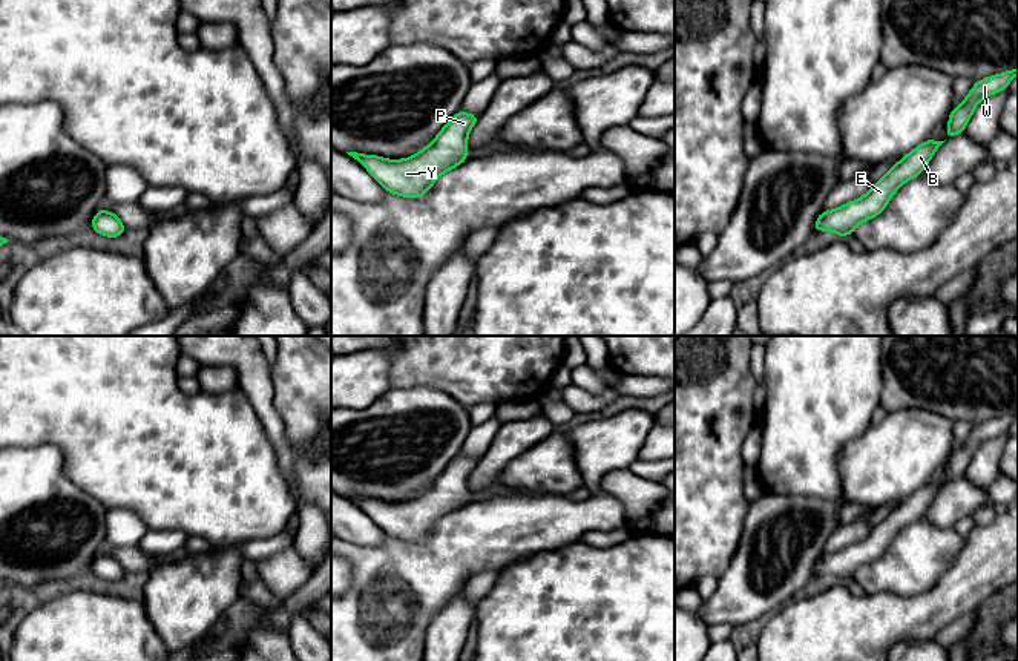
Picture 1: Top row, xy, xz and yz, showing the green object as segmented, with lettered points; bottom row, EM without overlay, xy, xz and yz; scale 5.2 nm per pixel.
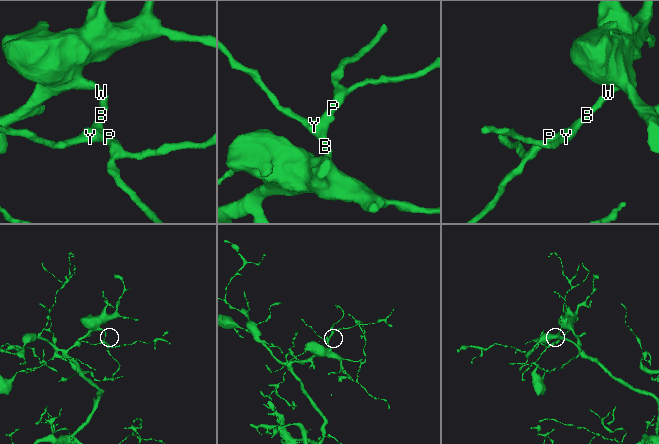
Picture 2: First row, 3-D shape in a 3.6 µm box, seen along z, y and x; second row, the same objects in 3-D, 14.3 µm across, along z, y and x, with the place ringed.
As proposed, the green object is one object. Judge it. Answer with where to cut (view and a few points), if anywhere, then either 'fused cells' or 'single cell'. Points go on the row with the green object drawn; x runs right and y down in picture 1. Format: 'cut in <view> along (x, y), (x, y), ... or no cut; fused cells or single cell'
no cut; single cell

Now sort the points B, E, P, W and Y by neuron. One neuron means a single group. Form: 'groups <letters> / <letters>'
groups B E P W Y

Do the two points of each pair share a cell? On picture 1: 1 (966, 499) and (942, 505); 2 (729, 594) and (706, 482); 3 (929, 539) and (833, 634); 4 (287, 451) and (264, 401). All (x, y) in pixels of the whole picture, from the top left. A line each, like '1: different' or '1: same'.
1: same
2: different
3: different
4: same

